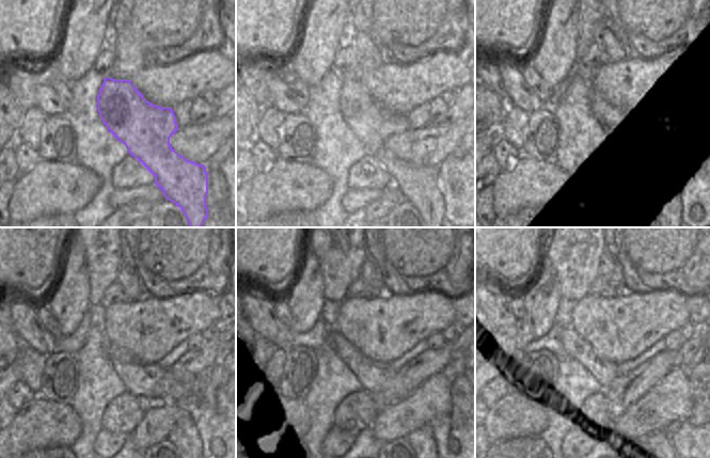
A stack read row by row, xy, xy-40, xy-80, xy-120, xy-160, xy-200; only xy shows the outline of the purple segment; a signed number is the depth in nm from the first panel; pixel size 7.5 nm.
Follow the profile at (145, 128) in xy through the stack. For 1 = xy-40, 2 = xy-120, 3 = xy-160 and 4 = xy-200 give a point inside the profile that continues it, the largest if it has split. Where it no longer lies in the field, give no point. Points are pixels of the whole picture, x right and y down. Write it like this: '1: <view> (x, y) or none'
1: xy-40 (372, 124)
2: xy-120 (184, 435)
3: xy-160 (421, 440)
4: xy-200 (661, 443)

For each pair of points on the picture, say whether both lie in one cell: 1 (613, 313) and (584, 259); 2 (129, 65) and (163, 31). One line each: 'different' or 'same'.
1: different
2: same

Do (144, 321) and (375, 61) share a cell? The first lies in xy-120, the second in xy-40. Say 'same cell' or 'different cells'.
different cells

